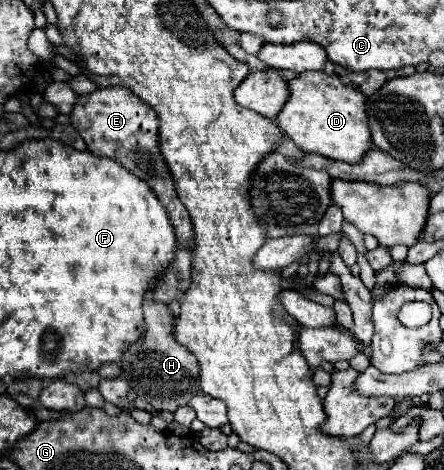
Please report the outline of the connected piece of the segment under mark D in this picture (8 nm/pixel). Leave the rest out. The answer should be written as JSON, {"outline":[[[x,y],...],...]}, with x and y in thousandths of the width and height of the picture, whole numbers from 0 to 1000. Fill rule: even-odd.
{"outline":[[[682,151],[673,164],[646,172],[646,185],[651,211],[619,253],[633,279],[691,326],[718,326],[755,343],[809,347],[827,317],[836,317],[822,202],[795,181],[773,181],[759,160],[736,160],[727,151]]]}

